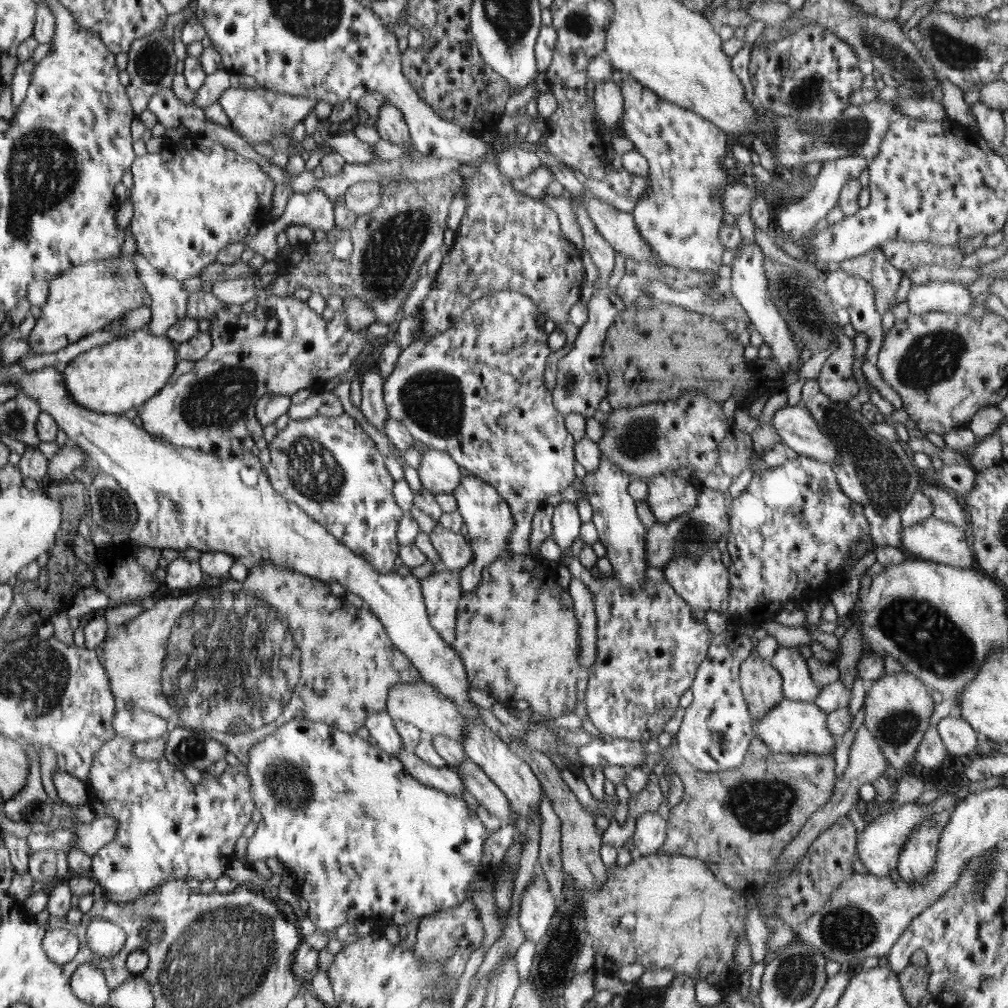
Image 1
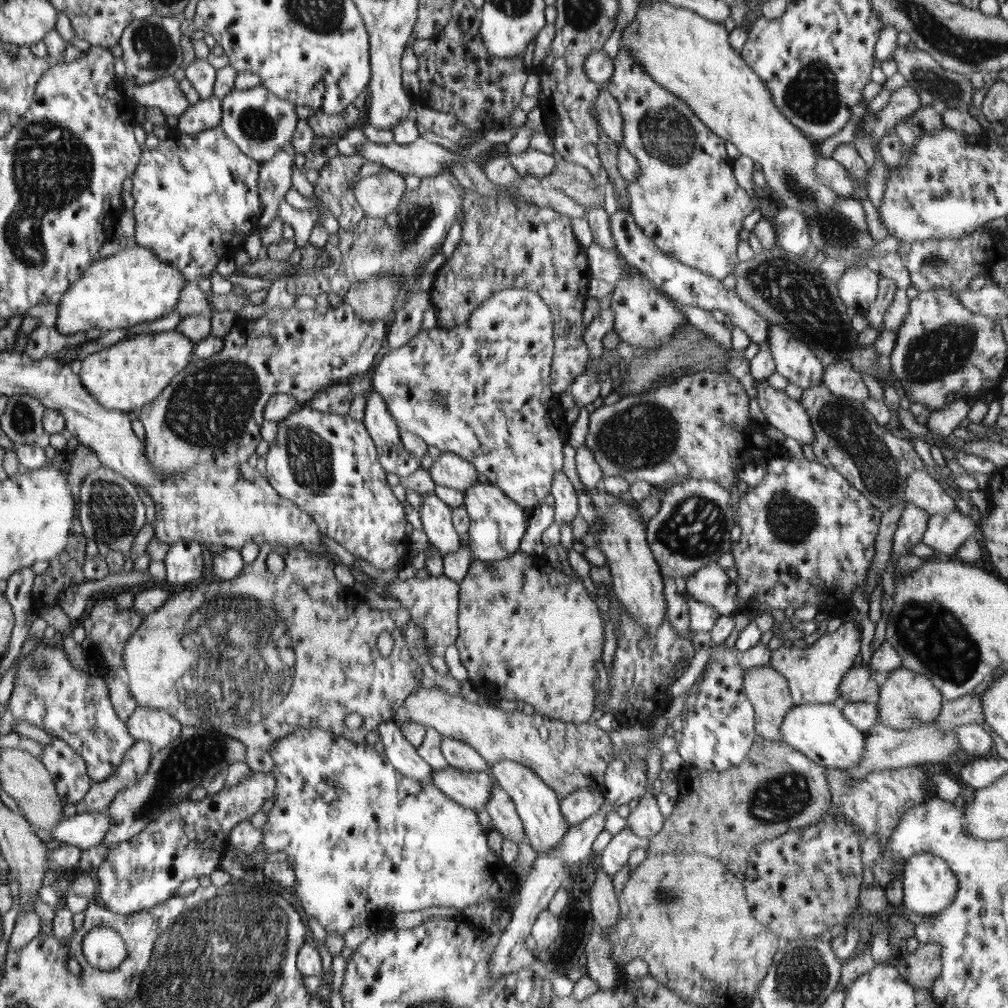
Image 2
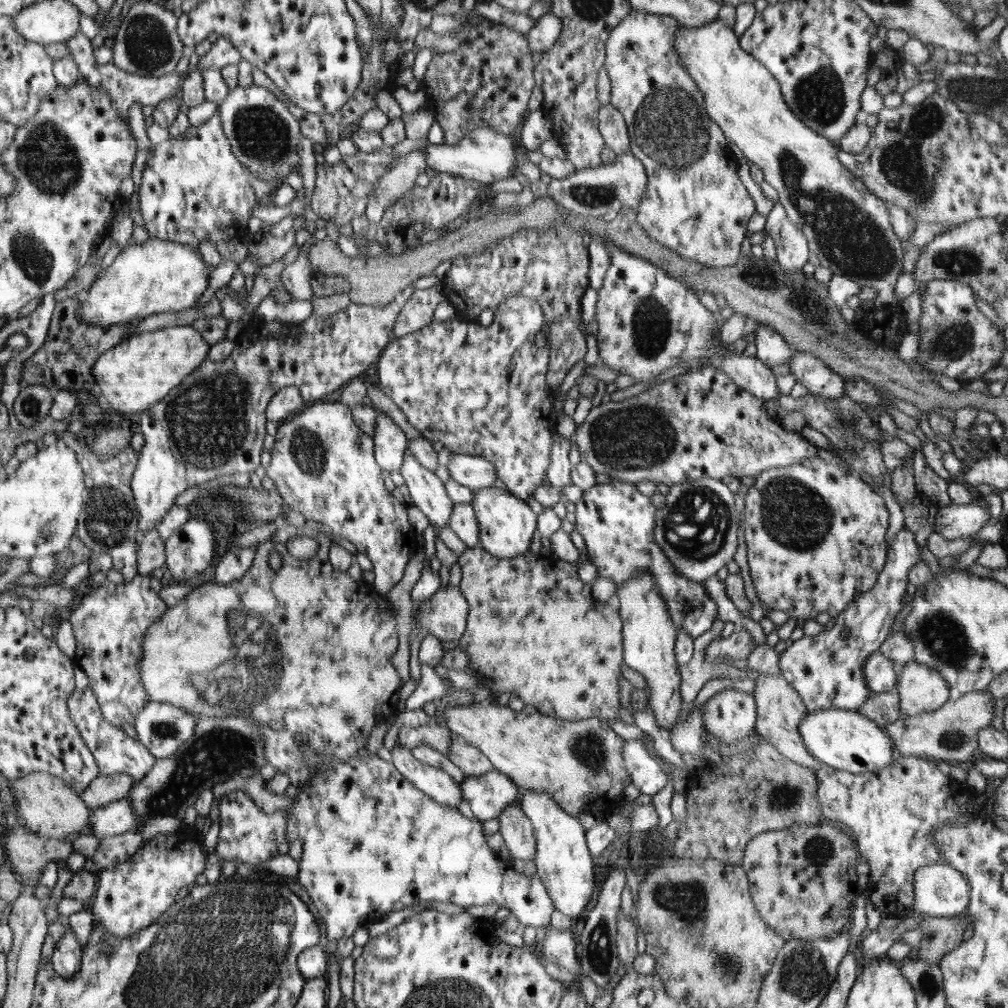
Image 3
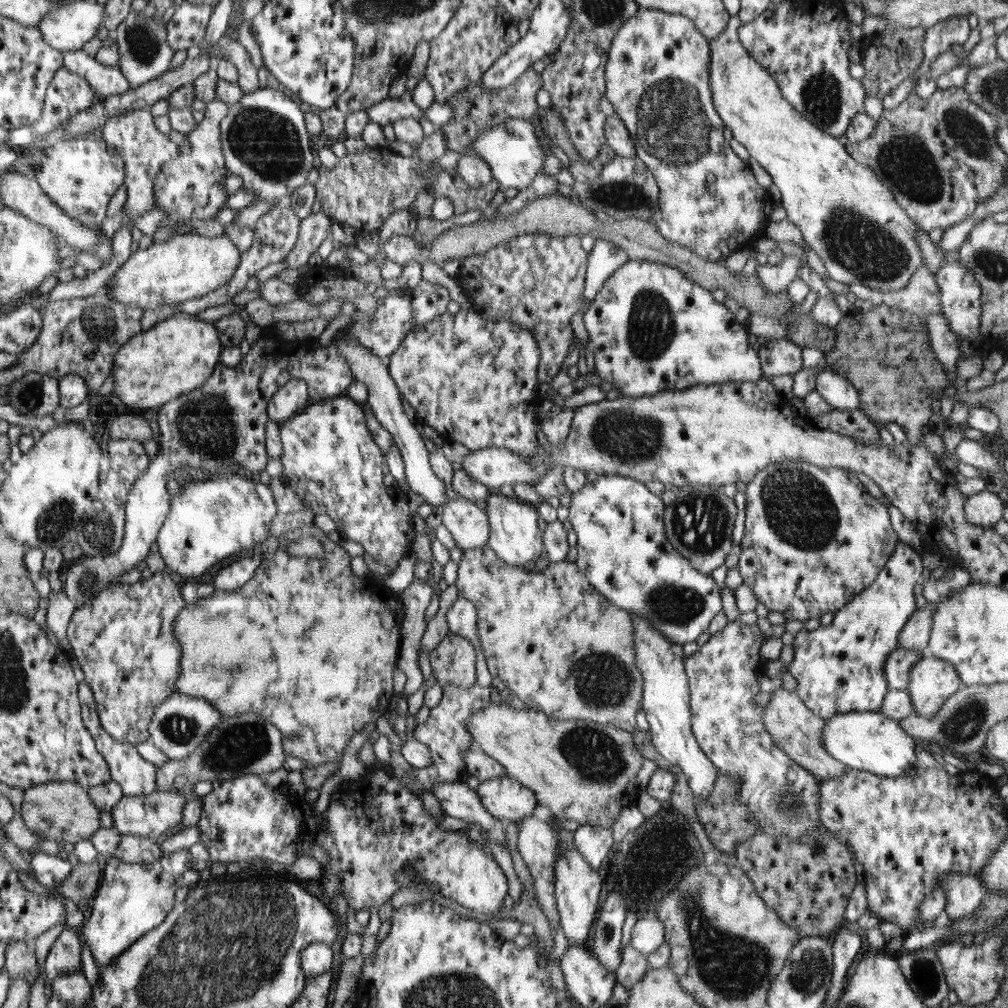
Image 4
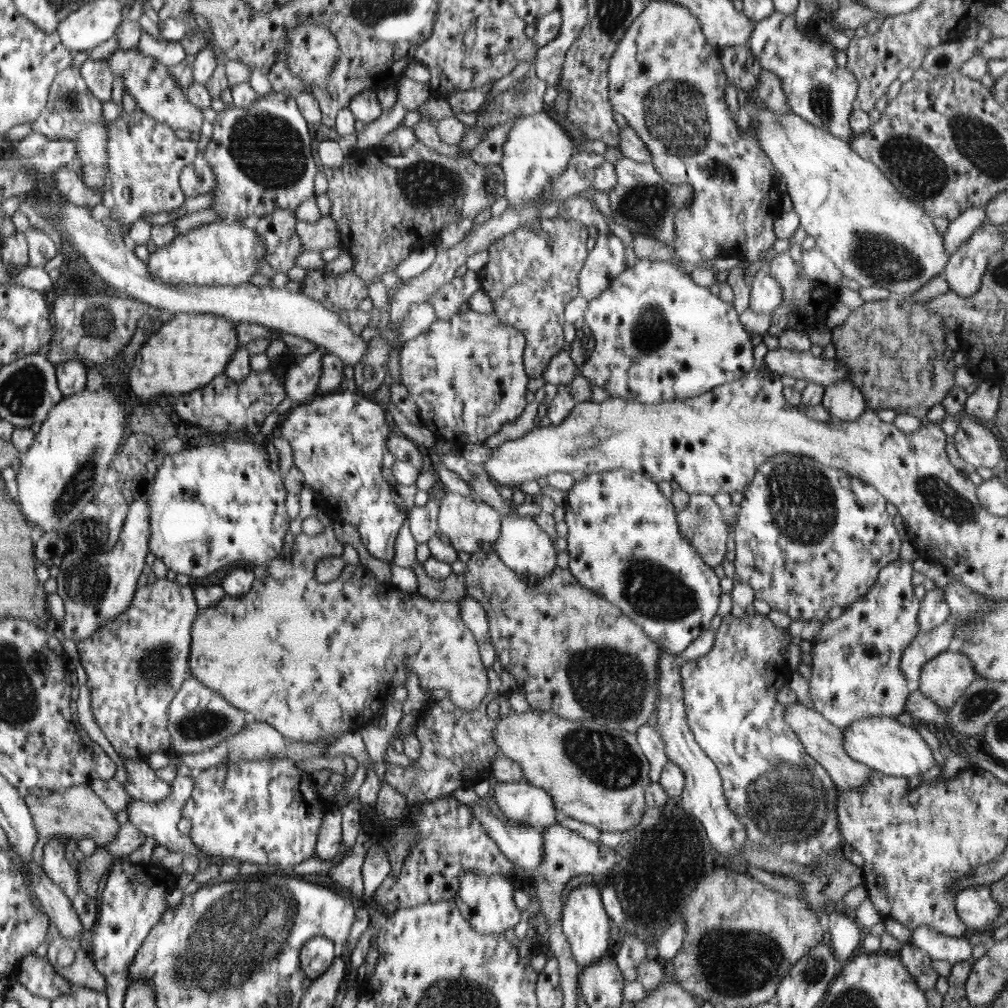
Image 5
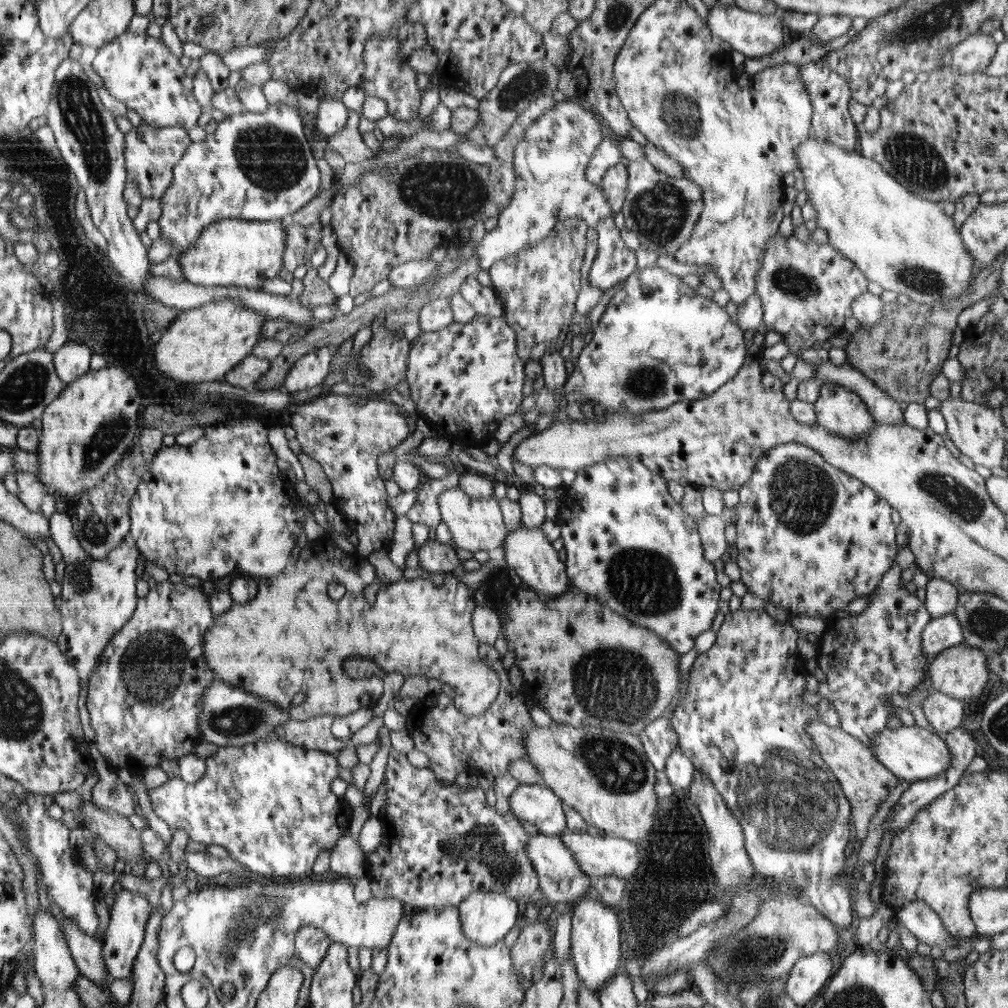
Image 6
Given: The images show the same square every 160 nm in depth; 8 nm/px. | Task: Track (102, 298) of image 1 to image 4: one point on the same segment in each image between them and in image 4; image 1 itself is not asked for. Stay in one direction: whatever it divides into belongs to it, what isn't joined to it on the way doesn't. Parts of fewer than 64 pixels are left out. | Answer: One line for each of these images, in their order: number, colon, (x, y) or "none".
2: (132, 287)
3: (156, 276)
4: (185, 266)

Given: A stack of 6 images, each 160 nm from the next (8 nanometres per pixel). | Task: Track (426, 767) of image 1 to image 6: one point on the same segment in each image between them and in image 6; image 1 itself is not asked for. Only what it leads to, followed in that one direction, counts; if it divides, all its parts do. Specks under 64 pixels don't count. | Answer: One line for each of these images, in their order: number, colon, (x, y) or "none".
2: (471, 789)
3: (488, 795)
4: (504, 797)
5: (521, 801)
6: (538, 804)

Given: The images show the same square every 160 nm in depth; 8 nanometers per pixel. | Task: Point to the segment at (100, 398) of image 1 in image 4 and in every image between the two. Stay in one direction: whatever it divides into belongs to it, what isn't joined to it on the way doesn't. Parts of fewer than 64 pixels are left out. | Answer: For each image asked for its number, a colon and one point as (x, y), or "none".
2: (128, 375)
3: (134, 375)
4: (176, 356)

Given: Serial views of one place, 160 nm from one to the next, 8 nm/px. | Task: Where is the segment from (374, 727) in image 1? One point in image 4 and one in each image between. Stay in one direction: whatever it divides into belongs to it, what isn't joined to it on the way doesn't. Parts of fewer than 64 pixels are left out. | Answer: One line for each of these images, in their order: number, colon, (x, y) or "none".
2: (402, 753)
3: (439, 785)
4: (457, 800)

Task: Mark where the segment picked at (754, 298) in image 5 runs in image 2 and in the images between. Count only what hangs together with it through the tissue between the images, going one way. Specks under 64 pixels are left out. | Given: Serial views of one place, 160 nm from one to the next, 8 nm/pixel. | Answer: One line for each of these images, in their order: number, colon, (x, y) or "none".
2: (792, 229)
3: (792, 248)
4: (774, 279)

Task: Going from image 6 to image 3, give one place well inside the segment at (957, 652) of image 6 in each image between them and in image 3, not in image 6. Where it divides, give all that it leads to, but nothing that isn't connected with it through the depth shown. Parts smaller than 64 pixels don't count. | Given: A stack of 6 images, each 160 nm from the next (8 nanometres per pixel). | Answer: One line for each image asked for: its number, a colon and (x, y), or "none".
3: (920, 689)
4: (932, 680)
5: (944, 679)

